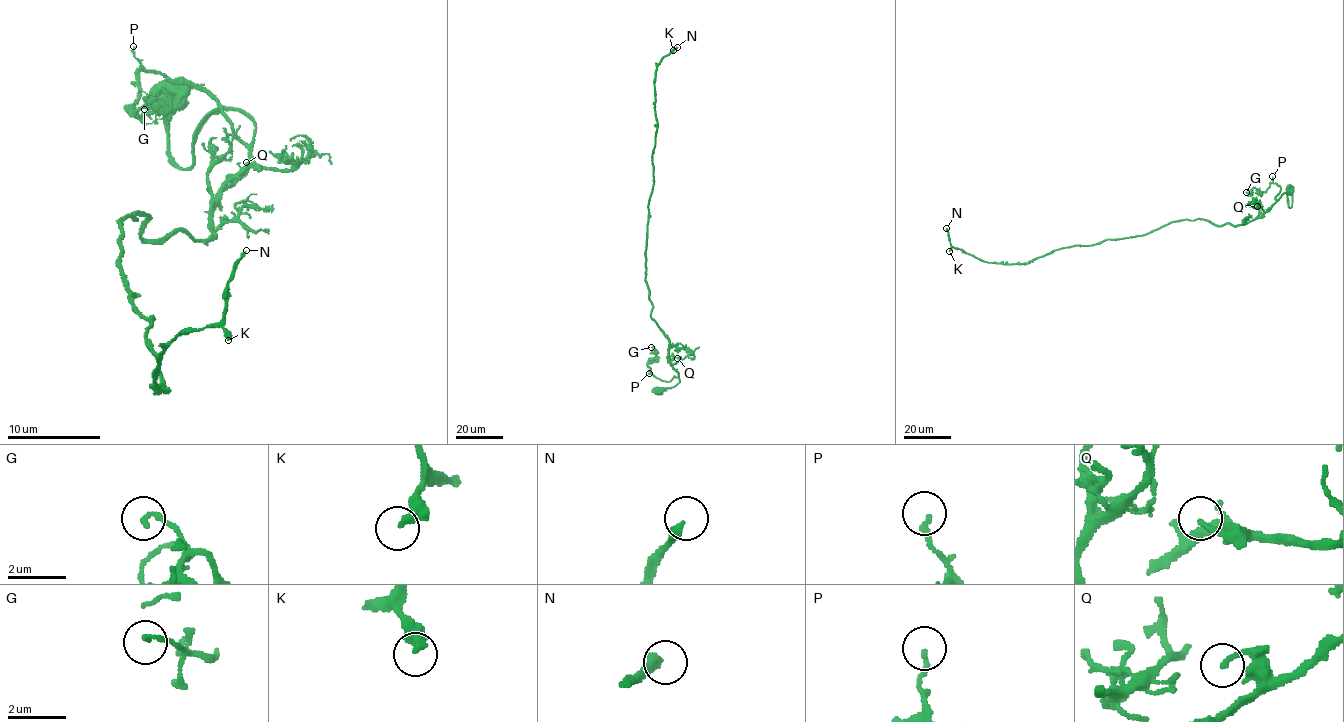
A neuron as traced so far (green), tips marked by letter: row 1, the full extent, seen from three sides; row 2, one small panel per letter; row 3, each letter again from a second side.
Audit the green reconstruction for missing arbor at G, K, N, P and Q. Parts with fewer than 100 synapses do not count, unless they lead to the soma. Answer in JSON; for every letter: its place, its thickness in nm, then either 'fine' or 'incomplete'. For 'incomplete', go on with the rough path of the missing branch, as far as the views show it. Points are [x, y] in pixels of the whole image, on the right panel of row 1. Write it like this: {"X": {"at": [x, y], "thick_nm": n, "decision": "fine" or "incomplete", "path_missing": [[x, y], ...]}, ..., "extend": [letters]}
{"G": {"at": [1246, 192], "thick_nm": 170, "decision": "fine"}, "K": {"at": [949, 251], "thick_nm": 320, "decision": "incomplete"}, "N": {"at": [946, 228], "thick_nm": 320, "decision": "incomplete", "path_missing": [[946, 228], [946, 205], [975, 179], [969, 160], [995, 154], [1000, 82], [987, 62], [1011, 53], [1017, 31]]}, "P": {"at": [1272, 176], "thick_nm": 160, "decision": "fine"}, "Q": {"at": [1257, 206], "thick_nm": 170, "decision": "fine"}, "extend": ["K", "N"]}

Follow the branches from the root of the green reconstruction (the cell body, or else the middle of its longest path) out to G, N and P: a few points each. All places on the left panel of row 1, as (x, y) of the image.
G: (170, 95), (184, 169), (223, 109), (255, 136), (151, 72), (128, 106), (163, 90), (170, 109), (144, 109)
N: (170, 95), (184, 169), (223, 109), (255, 139), (209, 238), (121, 222), (156, 391), (246, 250)
P: (170, 95), (167, 153), (184, 169), (223, 109), (255, 136), (133, 46)

